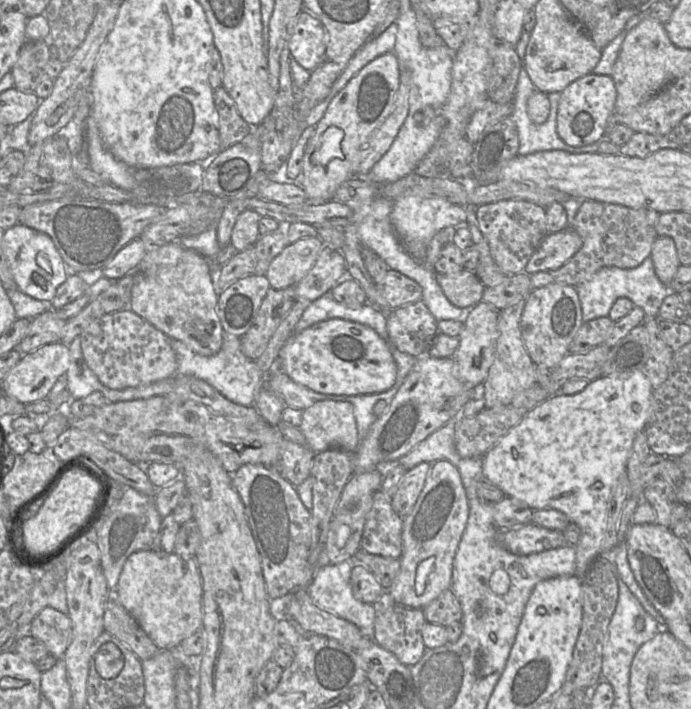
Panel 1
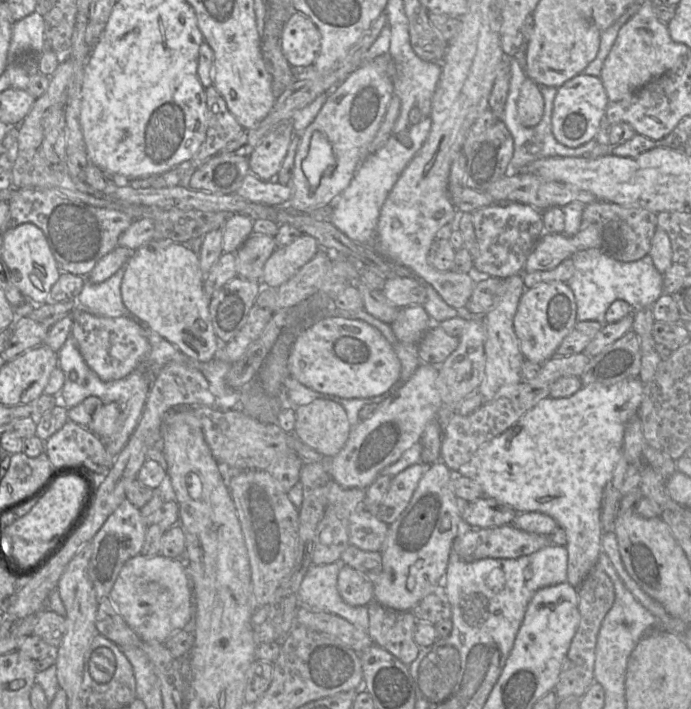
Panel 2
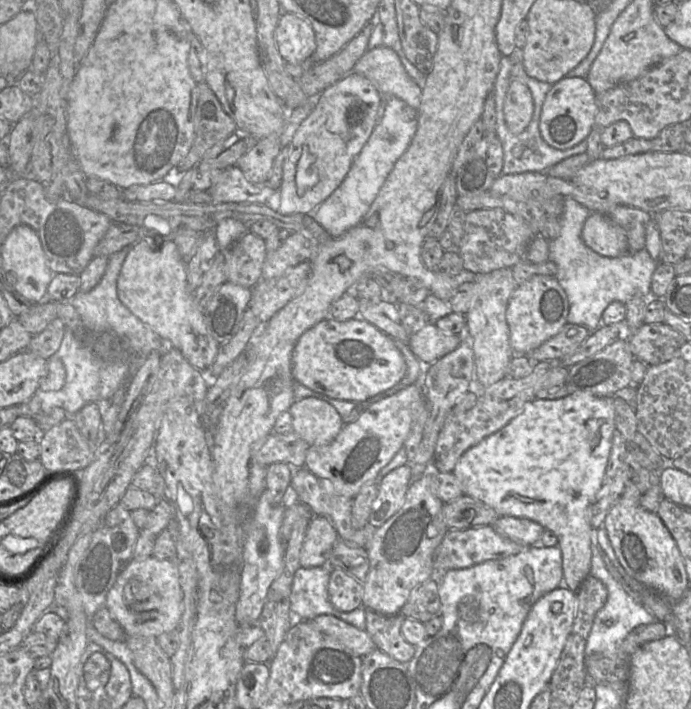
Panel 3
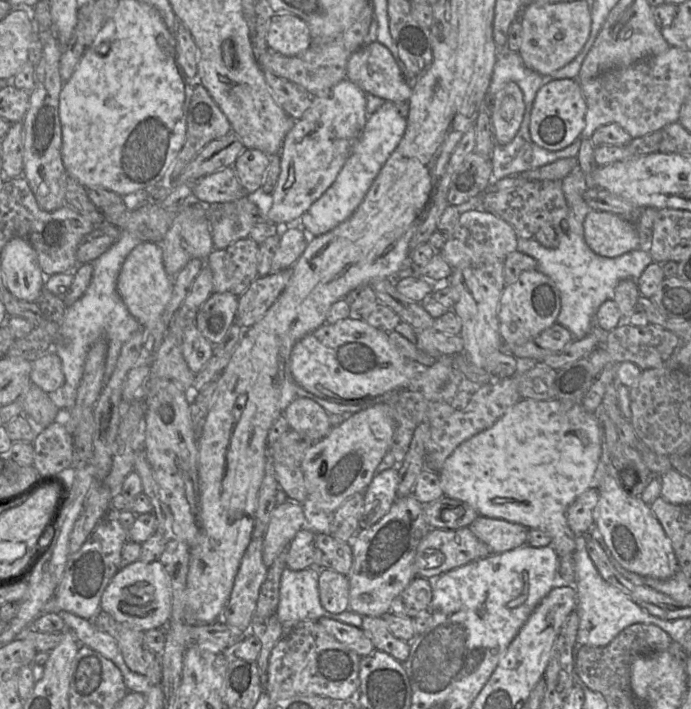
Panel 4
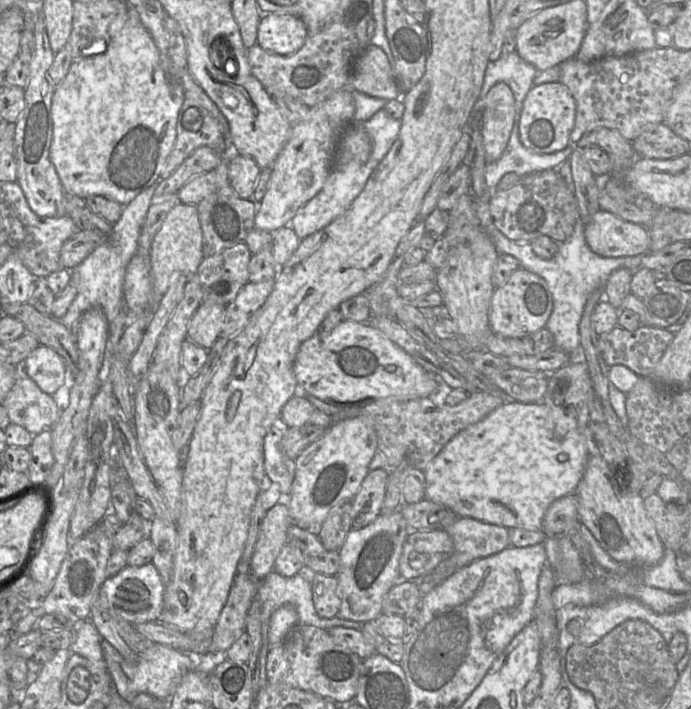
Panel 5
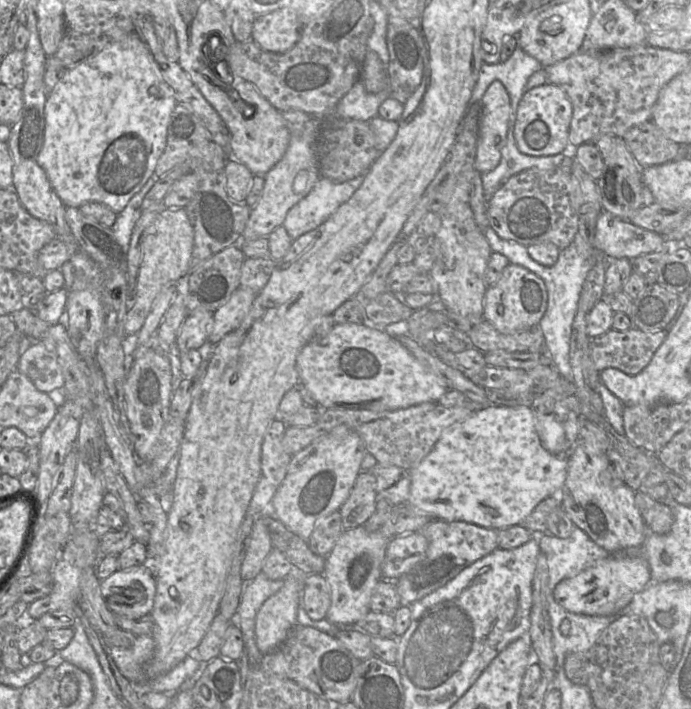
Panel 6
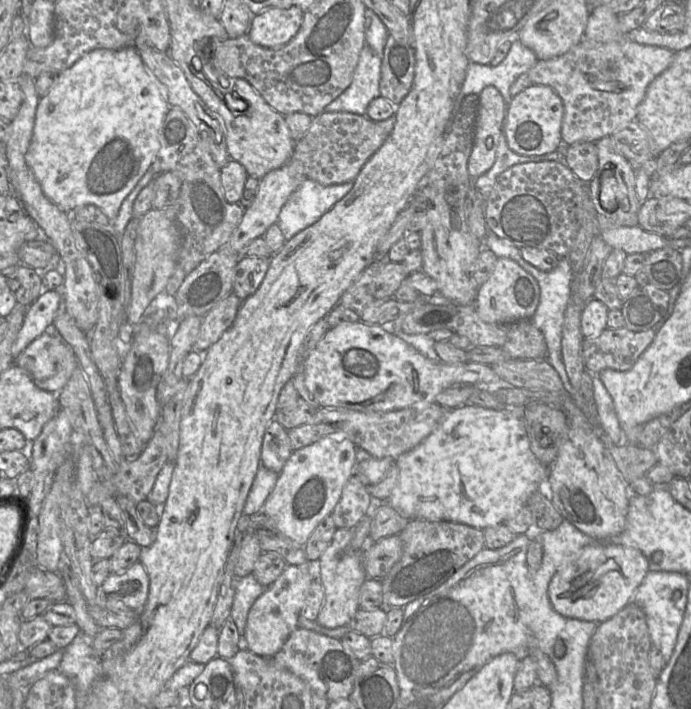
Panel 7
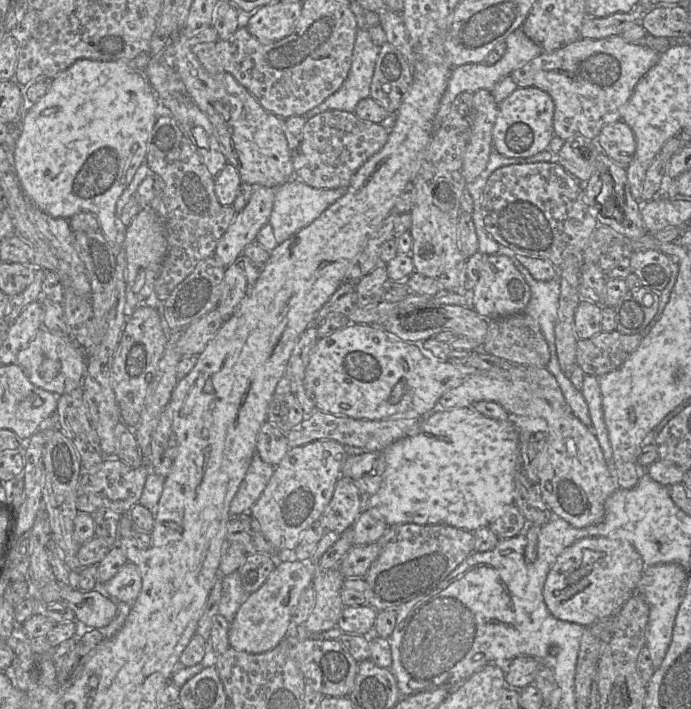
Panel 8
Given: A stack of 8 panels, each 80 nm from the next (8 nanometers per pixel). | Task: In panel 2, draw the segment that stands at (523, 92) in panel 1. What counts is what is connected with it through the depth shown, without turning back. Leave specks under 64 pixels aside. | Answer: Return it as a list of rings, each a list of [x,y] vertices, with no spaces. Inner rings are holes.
[[[514,57],[511,58],[510,67],[511,67],[510,87],[502,118],[505,125],[509,129],[510,133],[512,134],[514,141],[514,153],[511,161],[509,162],[510,172],[519,172],[519,170],[522,167],[540,158],[550,156],[567,156],[567,157],[581,156],[585,152],[590,151],[596,147],[597,141],[595,139],[592,139],[578,147],[568,147],[558,142],[552,133],[553,107],[550,107],[550,113],[543,112],[542,119],[537,125],[531,127],[523,126],[518,118],[517,101],[519,98],[521,86],[523,82],[527,79],[527,75],[525,73],[524,68],[518,63],[518,61]]]

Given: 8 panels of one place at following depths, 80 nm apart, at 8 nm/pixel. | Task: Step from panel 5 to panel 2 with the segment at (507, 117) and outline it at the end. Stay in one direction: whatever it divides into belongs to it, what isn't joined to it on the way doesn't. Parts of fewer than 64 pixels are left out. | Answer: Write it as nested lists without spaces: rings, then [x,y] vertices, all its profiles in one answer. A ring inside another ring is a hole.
[[[527,78],[521,86],[517,111],[520,123],[526,127],[535,126],[542,119],[544,99],[539,85],[531,79]]]

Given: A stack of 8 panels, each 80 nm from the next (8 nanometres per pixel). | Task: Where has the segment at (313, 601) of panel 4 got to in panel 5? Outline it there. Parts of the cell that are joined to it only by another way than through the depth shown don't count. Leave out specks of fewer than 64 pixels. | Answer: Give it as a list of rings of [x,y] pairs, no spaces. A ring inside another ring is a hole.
[[[304,566],[304,568],[296,575],[290,577],[283,576],[273,569],[263,579],[261,579],[257,589],[257,596],[261,603],[261,623],[268,624],[269,627],[271,614],[280,606],[290,604],[297,612],[298,624],[313,625],[325,630],[329,630],[334,626],[343,626],[361,630],[362,623],[360,622],[339,617],[324,618],[317,614],[313,603],[311,586],[311,576],[314,575],[314,571]]]

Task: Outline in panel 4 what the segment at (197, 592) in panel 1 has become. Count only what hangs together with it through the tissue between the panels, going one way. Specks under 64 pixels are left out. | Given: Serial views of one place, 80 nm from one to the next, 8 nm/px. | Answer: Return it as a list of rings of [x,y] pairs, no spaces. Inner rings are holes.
[[[136,560],[119,569],[103,592],[100,607],[116,622],[134,629],[148,631],[164,627],[172,614],[172,586],[162,563]]]

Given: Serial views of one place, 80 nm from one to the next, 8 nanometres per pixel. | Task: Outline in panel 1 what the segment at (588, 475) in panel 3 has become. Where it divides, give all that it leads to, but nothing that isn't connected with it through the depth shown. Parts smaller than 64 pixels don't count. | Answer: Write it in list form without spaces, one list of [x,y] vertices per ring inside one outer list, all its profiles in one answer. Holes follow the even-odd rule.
[[[641,369],[601,376],[589,381],[578,393],[555,394],[537,404],[482,456],[483,479],[499,487],[506,496],[525,502],[533,510],[559,510],[580,528],[580,538],[574,548],[575,576],[581,579],[593,562],[603,555],[612,488],[618,477],[627,470],[627,460],[636,434],[644,430],[649,421],[653,390]]]

